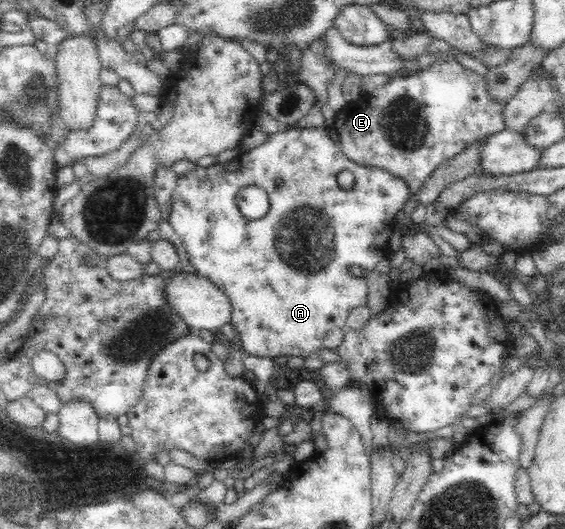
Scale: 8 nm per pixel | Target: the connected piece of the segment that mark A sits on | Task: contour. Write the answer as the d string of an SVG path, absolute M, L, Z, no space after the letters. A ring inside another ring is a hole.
M291 126L277 133L270 134L264 144L250 152L240 154L231 161L226 162L223 160L222 163L209 167L197 166L195 170L179 175L177 186L172 192L166 214L168 222L172 225L179 238L181 238L183 246L185 246L192 269L196 270L199 275L208 278L230 302L230 324L234 326L234 332L237 332L237 336L239 336L241 348L243 347L243 350L252 356L271 356L283 361L285 358L292 356L307 358L315 355L319 350L335 349L339 346L339 343L343 342L349 310L369 302L376 284L372 276L355 277L351 274L349 268L356 265L366 271L370 271L372 274L376 264L382 258L386 258L389 252L388 242L394 227L394 218L397 216L397 212L403 208L409 196L409 189L402 180L391 176L384 170L370 168L369 166L359 166L345 158L341 150L339 150L338 144L332 140L325 127L307 128L303 131ZM343 170L350 171L355 178L355 184L349 190L339 186L337 181L337 175ZM249 185L265 189L270 200L270 208L267 214L263 218L259 218L259 220L245 218L236 203L239 189Z

